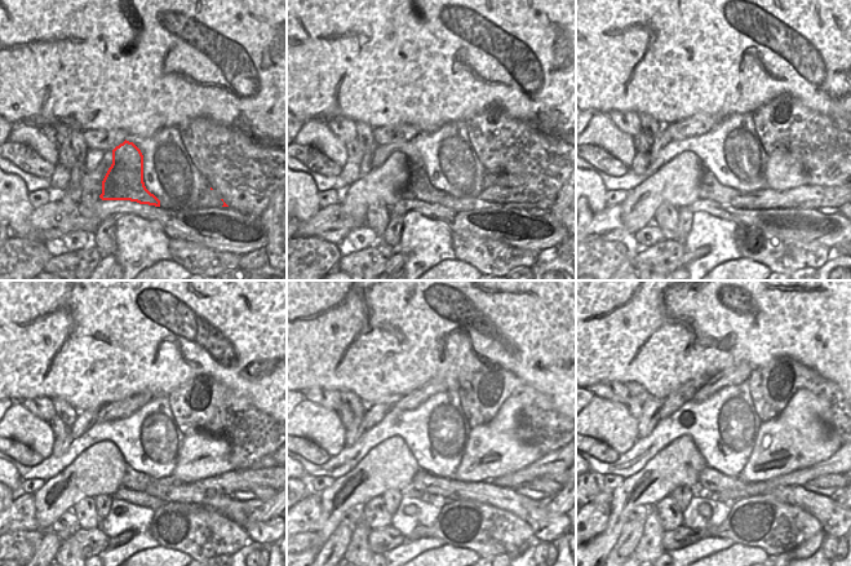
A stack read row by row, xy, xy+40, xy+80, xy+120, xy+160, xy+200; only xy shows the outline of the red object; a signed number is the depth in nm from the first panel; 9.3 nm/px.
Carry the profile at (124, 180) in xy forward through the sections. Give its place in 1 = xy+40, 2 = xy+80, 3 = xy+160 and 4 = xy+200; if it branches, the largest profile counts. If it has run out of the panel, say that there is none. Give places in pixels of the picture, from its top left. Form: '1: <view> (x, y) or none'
1: xy+40 (419, 188)
2: xy+80 (806, 197)
3: xy+160 (522, 489)
4: xy+200 (821, 491)

